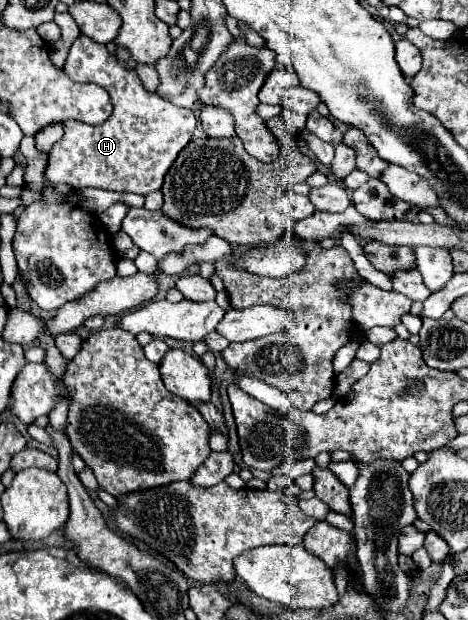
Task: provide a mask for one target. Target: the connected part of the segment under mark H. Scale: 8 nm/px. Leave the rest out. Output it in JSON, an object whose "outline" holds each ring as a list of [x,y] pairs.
{"outline":[[[79,34],[71,44],[65,74],[73,82],[91,82],[105,88],[111,94],[113,112],[99,126],[75,120],[63,124],[65,134],[51,148],[45,172],[47,180],[53,184],[63,182],[73,188],[105,188],[111,192],[133,192],[141,196],[159,190],[177,154],[193,138],[197,126],[195,114],[189,108],[173,106],[155,92],[145,90],[133,68],[117,62],[105,44],[93,42],[85,34]]]}

